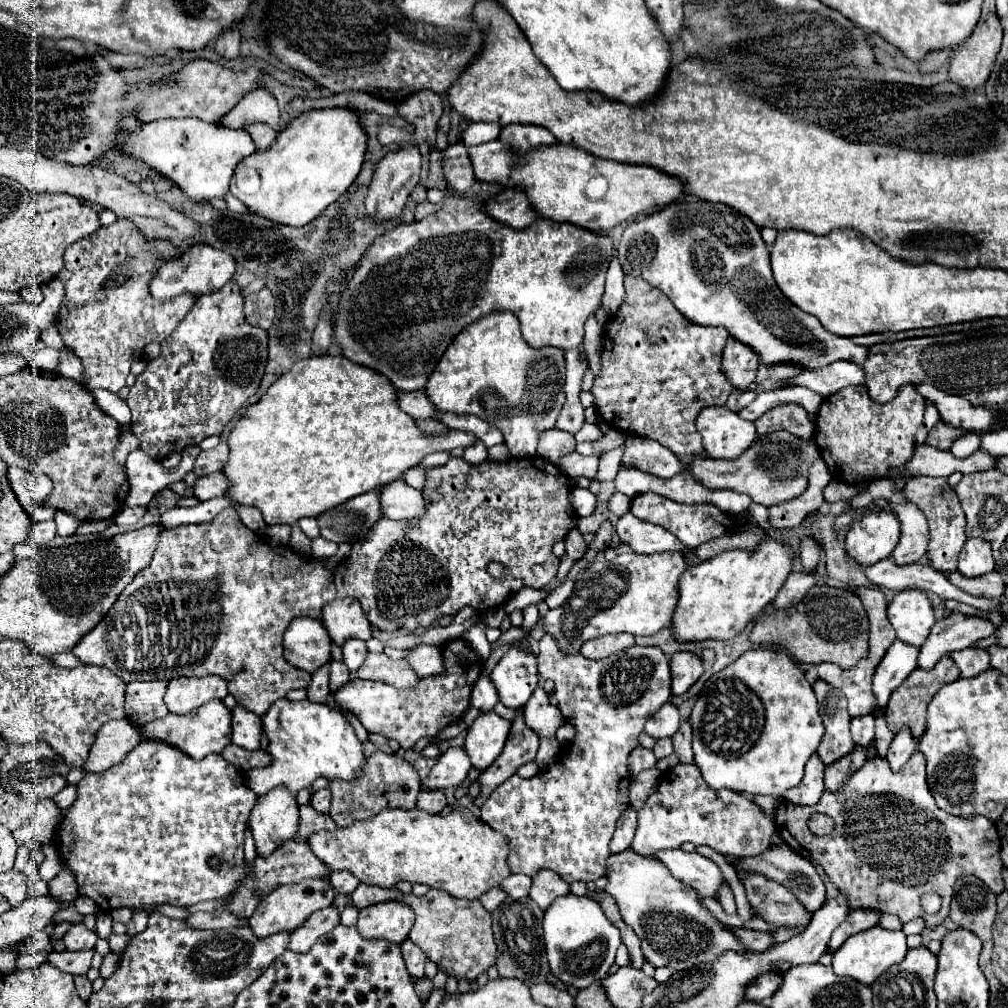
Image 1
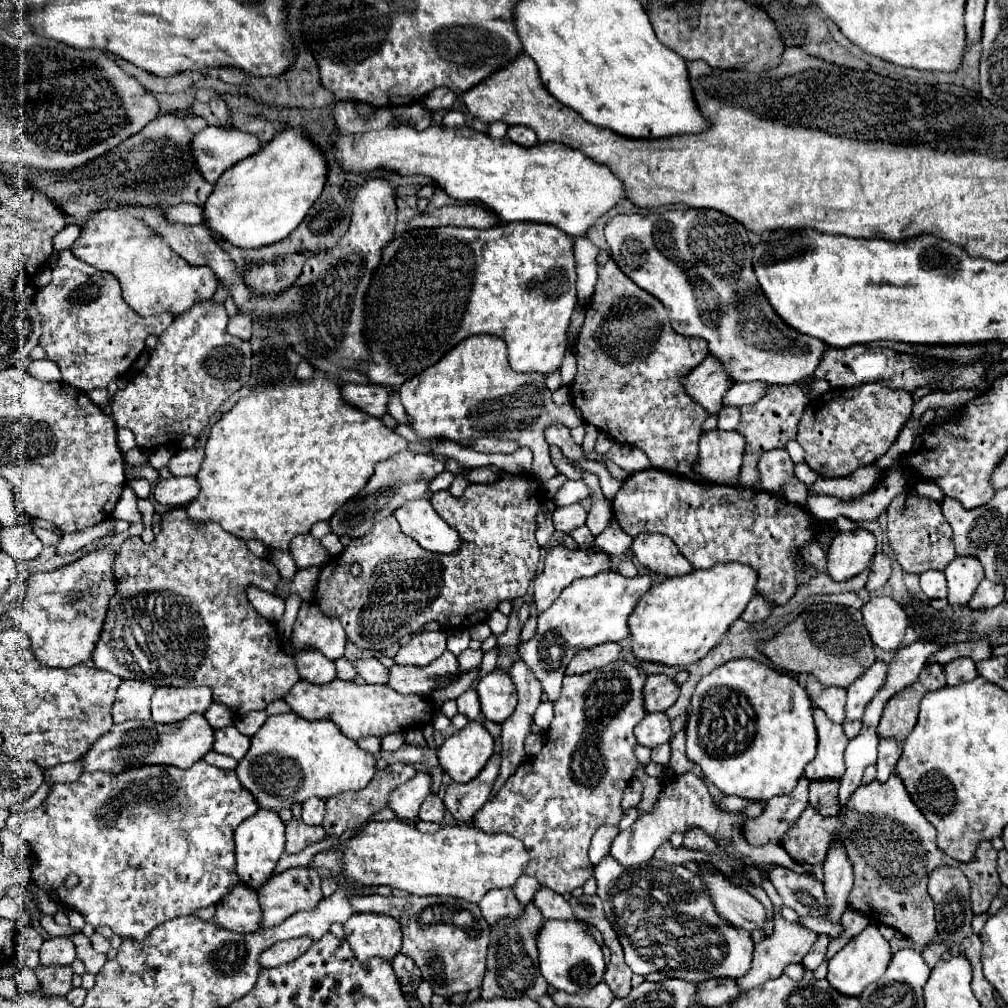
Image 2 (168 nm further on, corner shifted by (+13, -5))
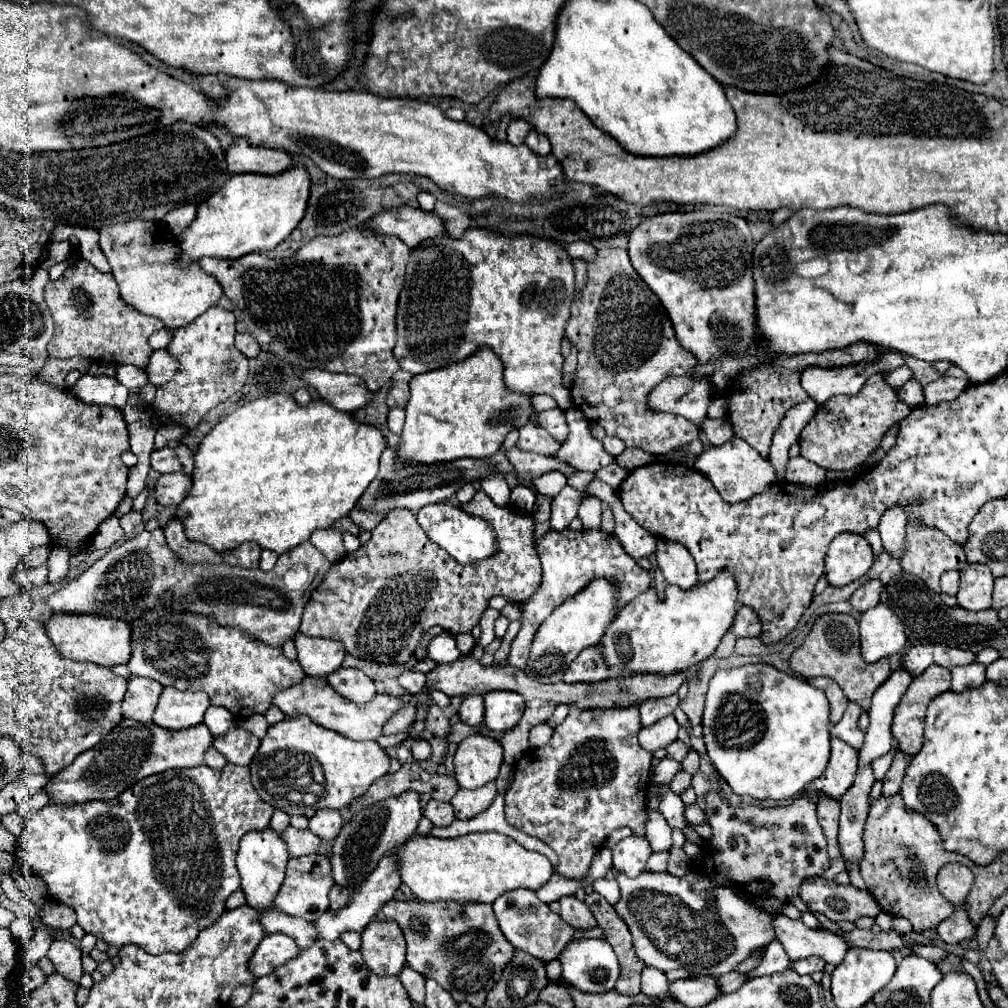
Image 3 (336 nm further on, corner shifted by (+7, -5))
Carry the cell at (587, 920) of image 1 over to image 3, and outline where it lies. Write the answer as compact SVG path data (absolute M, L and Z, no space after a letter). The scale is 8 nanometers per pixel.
M579 938L579 940L571 940L563 952L559 954L559 962L561 962L561 978L581 990L581 992L589 992L589 994L597 994L597 992L609 992L615 986L615 980L619 978L619 962L617 956L613 952L613 948L605 942L605 940L593 940L593 938Z

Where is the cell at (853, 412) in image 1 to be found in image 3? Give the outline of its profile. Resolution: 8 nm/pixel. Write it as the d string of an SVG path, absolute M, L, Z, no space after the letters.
M883 374L869 376L855 396L833 396L817 408L815 416L801 432L801 456L825 470L853 470L867 462L879 448L887 430L909 412L911 408L897 398L893 388L883 380Z

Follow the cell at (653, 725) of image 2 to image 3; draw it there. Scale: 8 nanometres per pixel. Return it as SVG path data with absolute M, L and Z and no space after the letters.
M665 716L663 720L641 728L639 744L645 750L655 752L657 748L667 748L671 742L675 742L677 740L677 732L679 732L679 724L677 724L675 716Z

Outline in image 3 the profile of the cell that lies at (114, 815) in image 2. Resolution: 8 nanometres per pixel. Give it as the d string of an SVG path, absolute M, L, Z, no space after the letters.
M227 764L221 770L213 770L203 766L195 768L177 768L177 770L165 770L163 774L147 776L141 782L135 782L127 790L123 790L113 800L91 800L91 802L75 802L75 804L53 804L49 802L39 812L23 820L23 832L19 836L19 854L27 862L27 866L47 884L51 898L55 898L61 904L67 904L77 914L77 924L85 932L93 932L97 938L103 938L107 944L113 946L125 946L125 944L137 944L149 954L163 954L163 952L183 952L199 934L199 930L211 926L225 910L225 900L241 888L241 878L235 866L235 856L239 848L239 840L249 830L263 830L267 828L269 820L273 816L273 806L263 802L259 794L255 792L249 768Z

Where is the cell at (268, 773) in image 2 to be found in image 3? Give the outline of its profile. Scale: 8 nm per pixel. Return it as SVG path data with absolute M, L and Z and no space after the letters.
M291 716L283 722L277 722L269 726L265 738L261 740L259 752L255 754L255 760L249 764L251 770L251 782L259 796L273 804L279 810L285 810L289 816L301 814L311 818L319 808L347 808L351 800L365 794L365 790L389 770L389 756L377 742L355 742L339 732L325 730L323 726L311 722L307 716Z

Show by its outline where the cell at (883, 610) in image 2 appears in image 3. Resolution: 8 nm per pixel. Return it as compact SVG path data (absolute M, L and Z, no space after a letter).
M877 604L875 608L863 612L859 628L861 652L867 662L877 662L883 656L899 654L907 640L903 622L887 604Z

